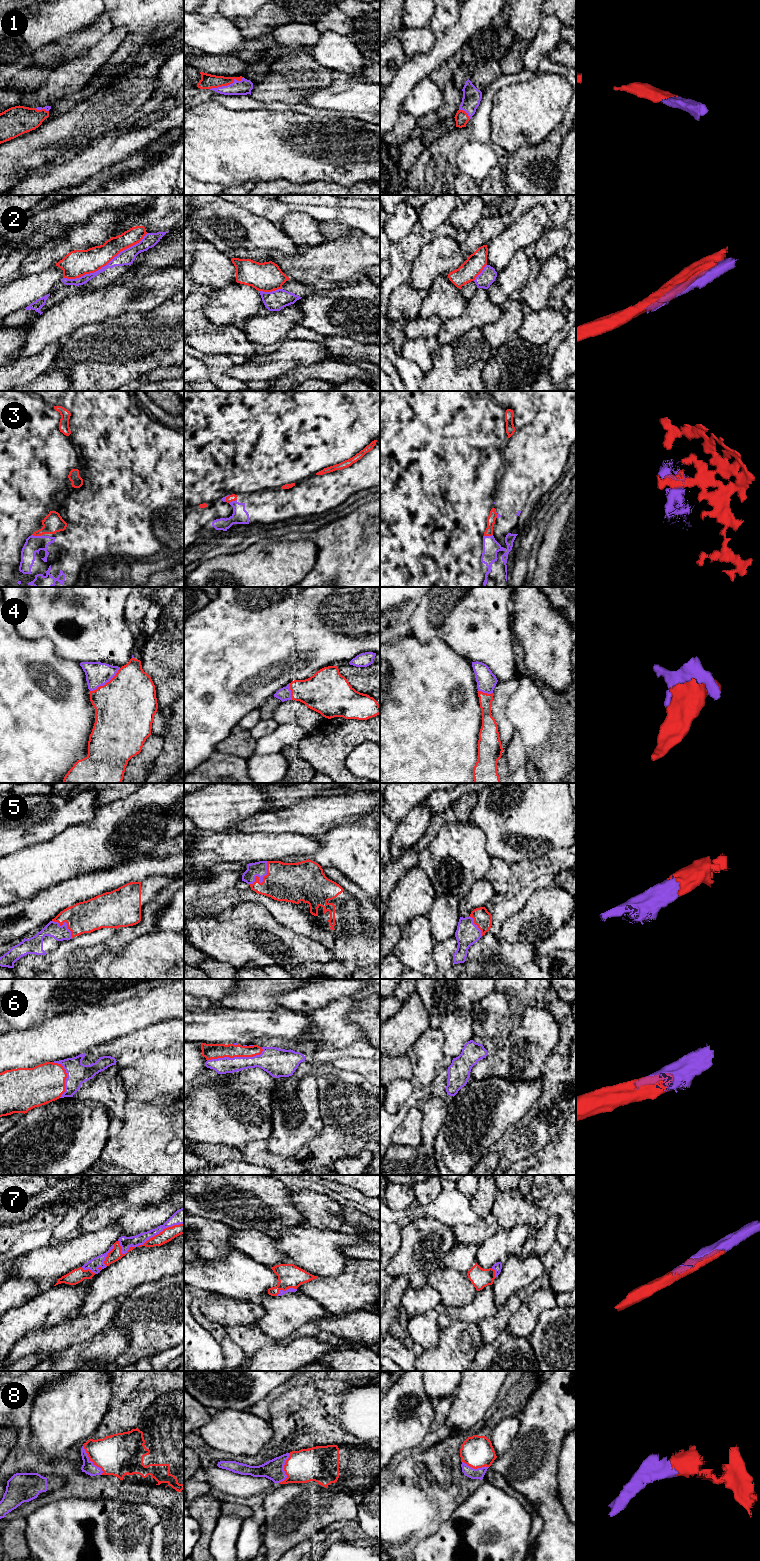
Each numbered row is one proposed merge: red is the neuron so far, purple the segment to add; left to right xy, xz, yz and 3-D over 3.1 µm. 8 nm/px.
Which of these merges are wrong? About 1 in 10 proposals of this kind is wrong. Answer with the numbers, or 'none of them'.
2

